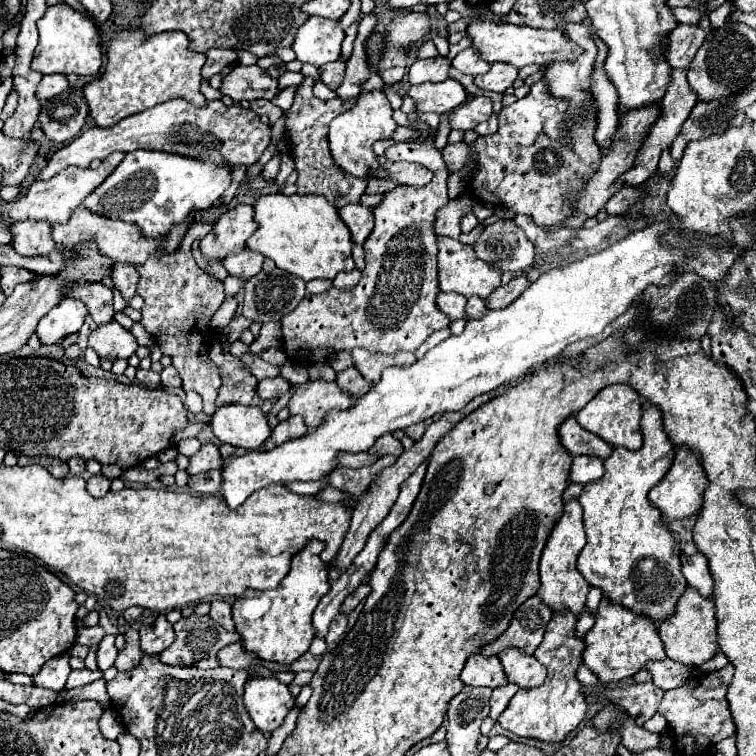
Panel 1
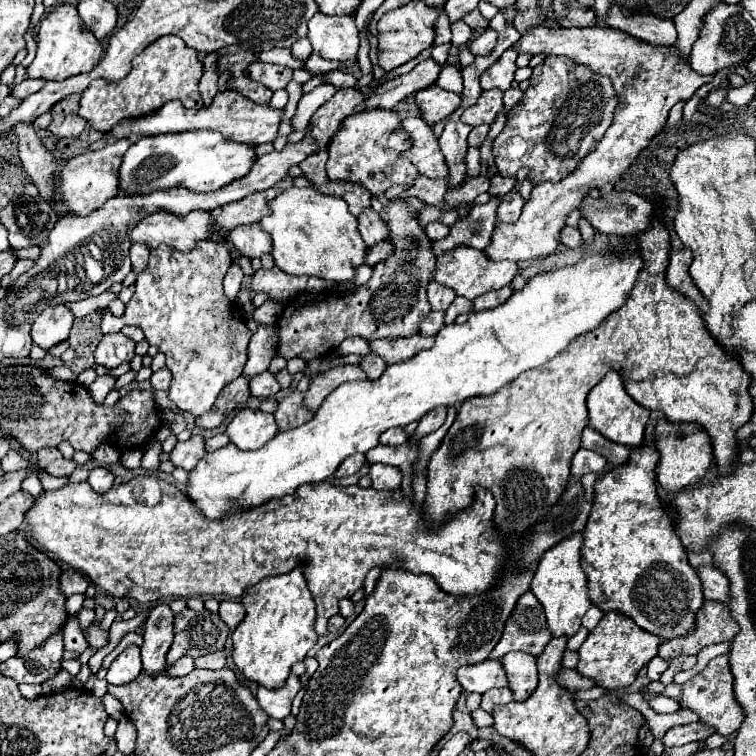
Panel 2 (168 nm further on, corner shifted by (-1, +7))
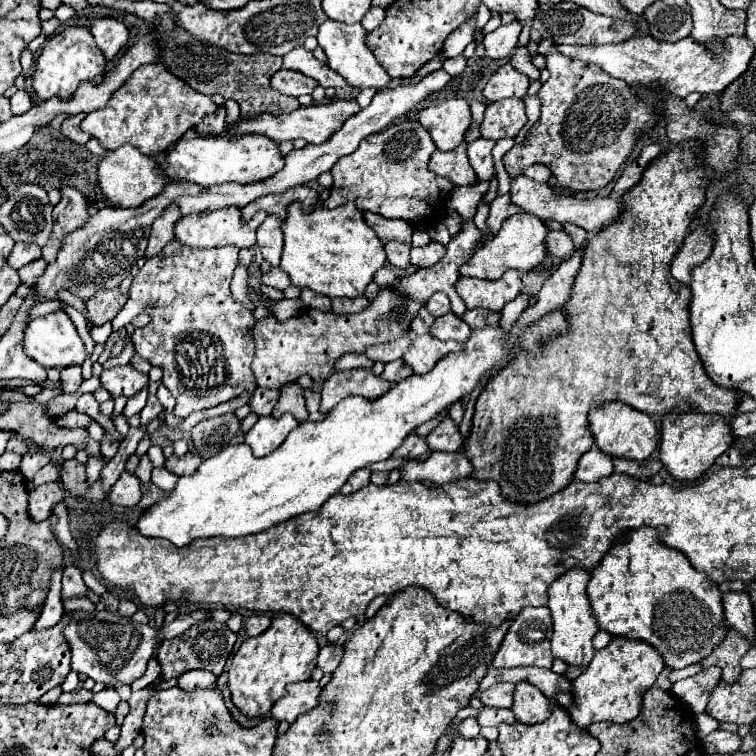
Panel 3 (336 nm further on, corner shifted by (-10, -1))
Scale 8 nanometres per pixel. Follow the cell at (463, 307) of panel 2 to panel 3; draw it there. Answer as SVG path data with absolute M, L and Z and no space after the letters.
M447 313L447 315L435 319L435 325L431 327L431 335L441 341L455 339L455 341L465 343L471 335L471 329L467 327L467 323L461 317L457 317L455 313Z

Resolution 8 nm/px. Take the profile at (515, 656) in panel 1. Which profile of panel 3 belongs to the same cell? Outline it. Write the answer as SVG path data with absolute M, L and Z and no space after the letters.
M521 681L515 685L511 711L515 713L517 721L533 725L547 719L549 699L539 689L535 689L535 685L525 685L525 681Z

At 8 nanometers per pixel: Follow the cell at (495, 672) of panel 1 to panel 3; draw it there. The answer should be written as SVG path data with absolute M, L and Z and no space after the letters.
M499 683L499 685L493 685L491 689L485 689L485 691L479 691L477 697L483 705L495 705L495 707L511 707L513 703L513 691L515 691L515 685L511 683Z

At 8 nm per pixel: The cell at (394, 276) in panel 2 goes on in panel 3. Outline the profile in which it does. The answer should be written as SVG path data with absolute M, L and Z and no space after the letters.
M395 285L381 287L371 305L361 313L353 315L337 315L331 311L305 309L303 313L289 317L287 321L275 321L273 317L265 317L255 323L255 359L253 373L259 387L281 389L285 383L295 381L299 375L311 375L313 381L325 381L335 361L345 353L365 353L367 345L395 341L405 337L411 331L411 321L425 307L423 301L411 301L401 293L395 293Z

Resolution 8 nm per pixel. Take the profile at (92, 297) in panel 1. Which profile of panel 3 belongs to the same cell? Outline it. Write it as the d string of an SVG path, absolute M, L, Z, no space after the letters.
M177 241L167 243L157 257L145 261L139 269L129 301L115 317L117 321L129 321L139 313L149 313L151 323L133 331L135 349L151 365L163 369L163 385L177 399L173 411L177 417L185 419L193 411L217 407L239 397L243 389L253 391L257 387L251 373L255 319L249 309L233 299L229 289L237 253L239 247L235 245L189 249Z

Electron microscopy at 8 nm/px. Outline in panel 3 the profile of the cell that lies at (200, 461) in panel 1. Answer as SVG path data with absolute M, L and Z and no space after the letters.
M187 453L183 457L171 455L165 463L165 469L173 471L175 475L191 475L191 473L195 473L195 469L199 469L201 463L203 463L203 459L197 453Z

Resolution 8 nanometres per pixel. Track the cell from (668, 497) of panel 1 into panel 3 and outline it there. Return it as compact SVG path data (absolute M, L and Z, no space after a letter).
M685 413L685 415L665 415L661 425L661 447L659 459L677 483L691 483L707 473L715 459L729 449L733 441L727 419L709 413Z

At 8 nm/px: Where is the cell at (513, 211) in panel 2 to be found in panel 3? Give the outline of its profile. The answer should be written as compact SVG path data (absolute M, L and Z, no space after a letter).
M525 175L511 179L509 195L511 195L511 201L515 201L515 205L519 205L519 209L523 213L531 213L535 217L541 217L541 221L551 219L551 221L559 221L559 223L575 223L589 233L597 233L597 231L613 225L615 221L619 221L619 215L623 213L623 201L621 199L613 199L613 197L577 199L577 197L569 197L569 195L557 195L547 183L539 185Z

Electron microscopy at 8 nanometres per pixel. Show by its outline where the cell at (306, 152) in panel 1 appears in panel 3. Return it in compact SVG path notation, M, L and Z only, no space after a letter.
M363 213L363 219L367 219L367 225L371 229L375 229L375 233L383 241L405 241L405 243L411 243L413 229L411 229L409 223L385 219L385 217L379 217L375 213Z

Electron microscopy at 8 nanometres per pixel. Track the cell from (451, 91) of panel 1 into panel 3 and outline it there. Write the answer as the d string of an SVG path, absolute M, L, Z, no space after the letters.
M445 99L439 105L429 105L429 107L419 111L419 123L431 133L433 143L437 145L439 151L455 149L465 139L465 131L471 125L469 103L465 99Z

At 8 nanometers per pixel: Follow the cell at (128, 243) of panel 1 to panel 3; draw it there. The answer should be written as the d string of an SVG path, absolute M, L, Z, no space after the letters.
M225 207L225 209L211 211L205 217L201 217L201 215L181 217L175 223L173 233L175 233L175 241L179 241L181 245L191 247L191 249L215 249L215 247L225 247L225 245L251 247L251 245L255 245L255 229L259 227L259 223L265 217L267 217L267 213L257 213L251 221L243 221L241 211L237 207Z

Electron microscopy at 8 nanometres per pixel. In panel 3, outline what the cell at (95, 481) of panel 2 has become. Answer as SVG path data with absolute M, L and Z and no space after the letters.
M123 471L121 477L111 485L107 501L121 507L133 507L141 499L141 481L137 475Z

